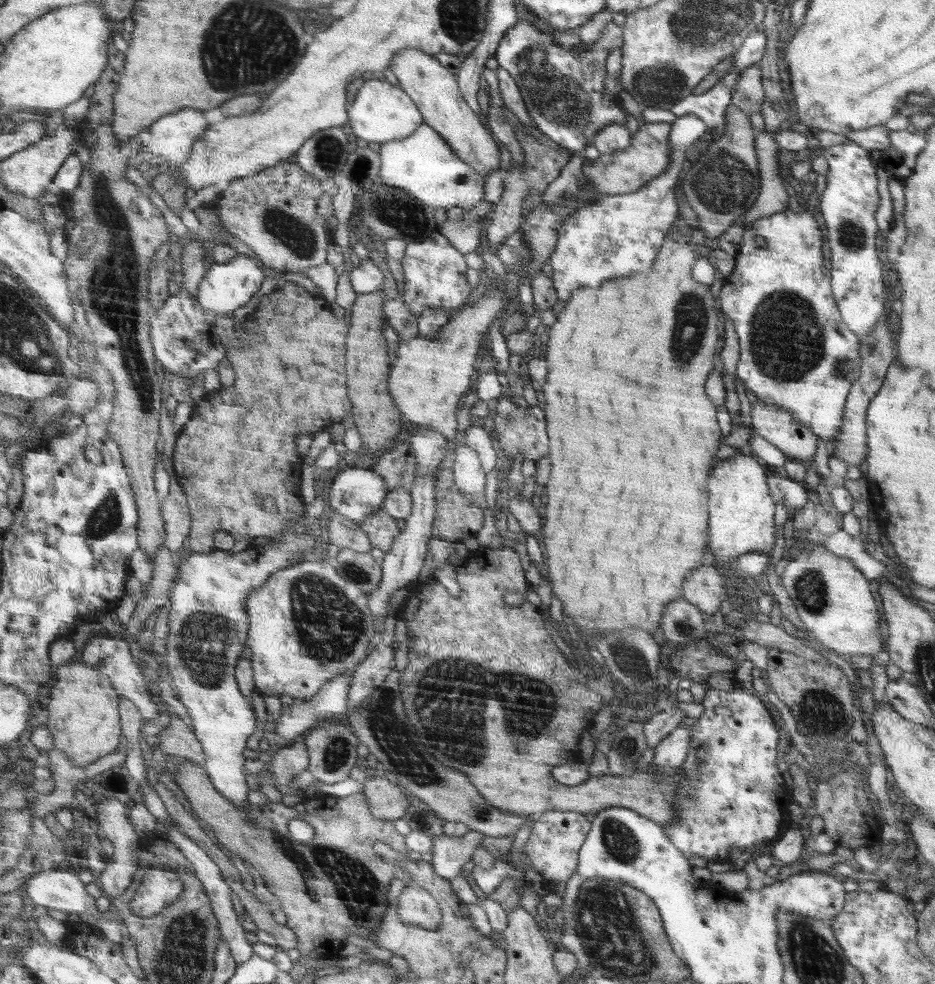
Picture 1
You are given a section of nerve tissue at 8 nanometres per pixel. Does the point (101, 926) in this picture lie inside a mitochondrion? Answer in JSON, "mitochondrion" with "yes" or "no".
{"mitochondrion":"no"}

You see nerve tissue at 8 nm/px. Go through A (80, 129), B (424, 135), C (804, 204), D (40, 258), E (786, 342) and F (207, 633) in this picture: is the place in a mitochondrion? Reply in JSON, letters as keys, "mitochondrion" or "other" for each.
{"A":"other","B":"other","C":"other","D":"other","E":"mitochondrion","F":"mitochondrion"}

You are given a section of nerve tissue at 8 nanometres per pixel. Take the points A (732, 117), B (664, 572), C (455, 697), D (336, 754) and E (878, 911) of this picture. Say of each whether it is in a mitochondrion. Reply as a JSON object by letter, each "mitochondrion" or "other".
{"A":"other","B":"other","C":"mitochondrion","D":"mitochondrion","E":"other"}

